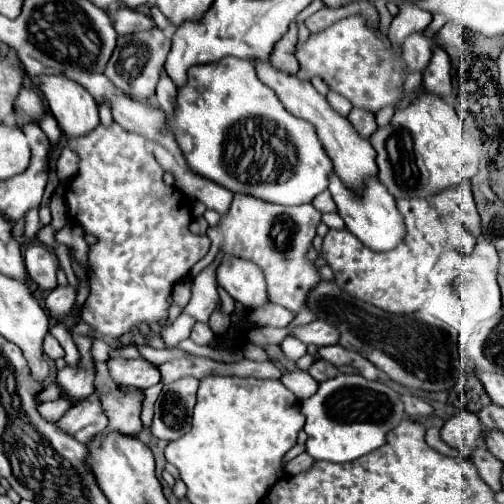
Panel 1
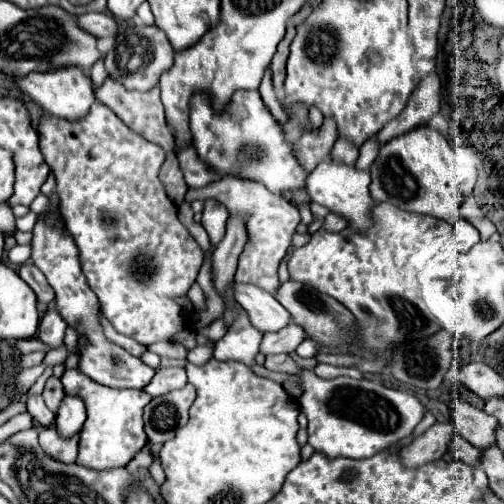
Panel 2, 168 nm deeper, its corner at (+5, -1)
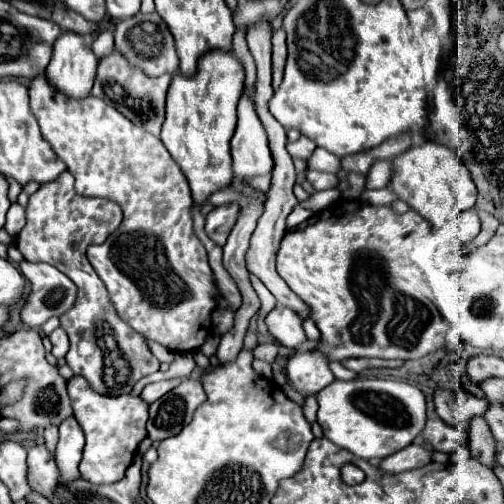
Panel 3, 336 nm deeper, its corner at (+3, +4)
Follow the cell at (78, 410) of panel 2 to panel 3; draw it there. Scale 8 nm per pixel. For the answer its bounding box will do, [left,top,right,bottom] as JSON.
[55,415,85,483]

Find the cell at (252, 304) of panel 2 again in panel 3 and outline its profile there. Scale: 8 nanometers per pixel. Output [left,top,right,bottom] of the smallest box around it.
[265,307,305,349]

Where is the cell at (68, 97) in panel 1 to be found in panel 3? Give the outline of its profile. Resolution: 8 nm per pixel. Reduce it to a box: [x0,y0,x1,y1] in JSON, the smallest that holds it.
[43,31,97,99]

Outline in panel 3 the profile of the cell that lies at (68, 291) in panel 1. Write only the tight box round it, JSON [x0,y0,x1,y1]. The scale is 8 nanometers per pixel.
[49,327,69,359]

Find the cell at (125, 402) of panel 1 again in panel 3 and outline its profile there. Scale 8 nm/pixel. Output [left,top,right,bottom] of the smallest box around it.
[67,375,149,483]

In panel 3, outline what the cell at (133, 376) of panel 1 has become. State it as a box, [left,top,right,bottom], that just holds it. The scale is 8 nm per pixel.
[17,171,159,395]

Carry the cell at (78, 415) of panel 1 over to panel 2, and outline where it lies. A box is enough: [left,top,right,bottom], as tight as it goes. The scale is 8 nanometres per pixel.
[39,428,77,464]

